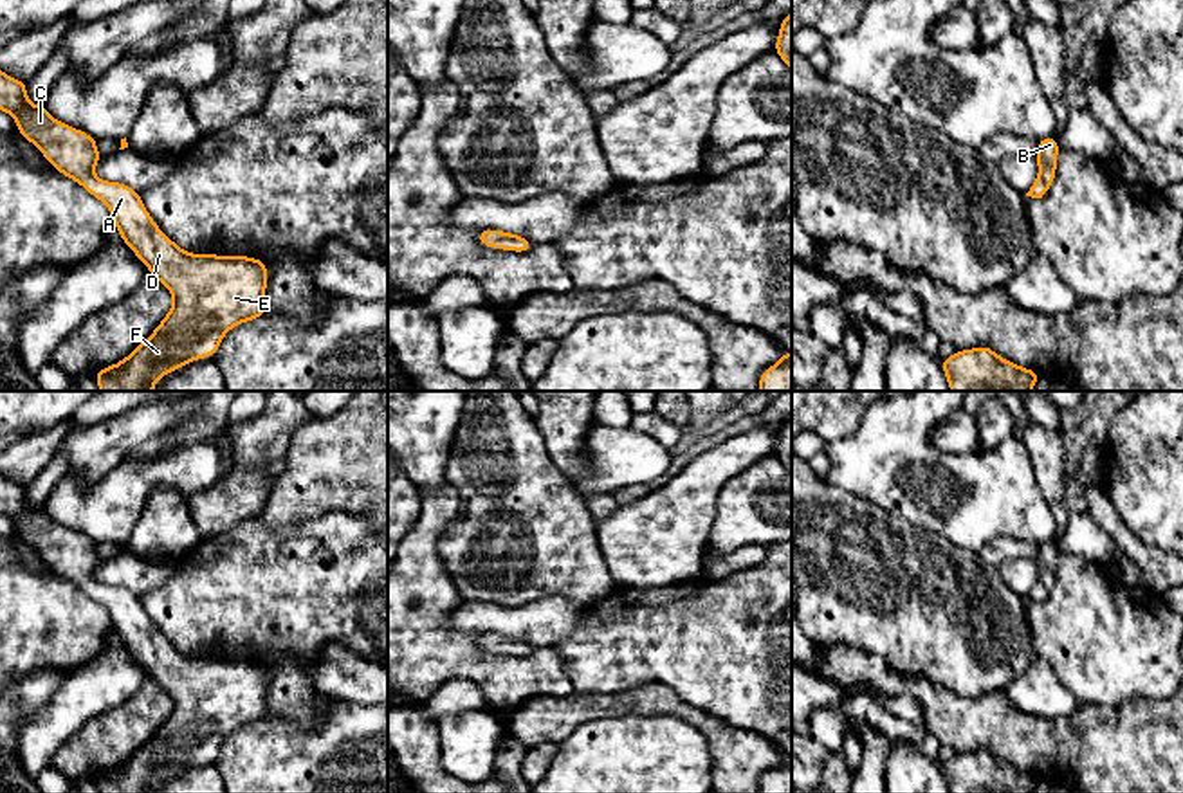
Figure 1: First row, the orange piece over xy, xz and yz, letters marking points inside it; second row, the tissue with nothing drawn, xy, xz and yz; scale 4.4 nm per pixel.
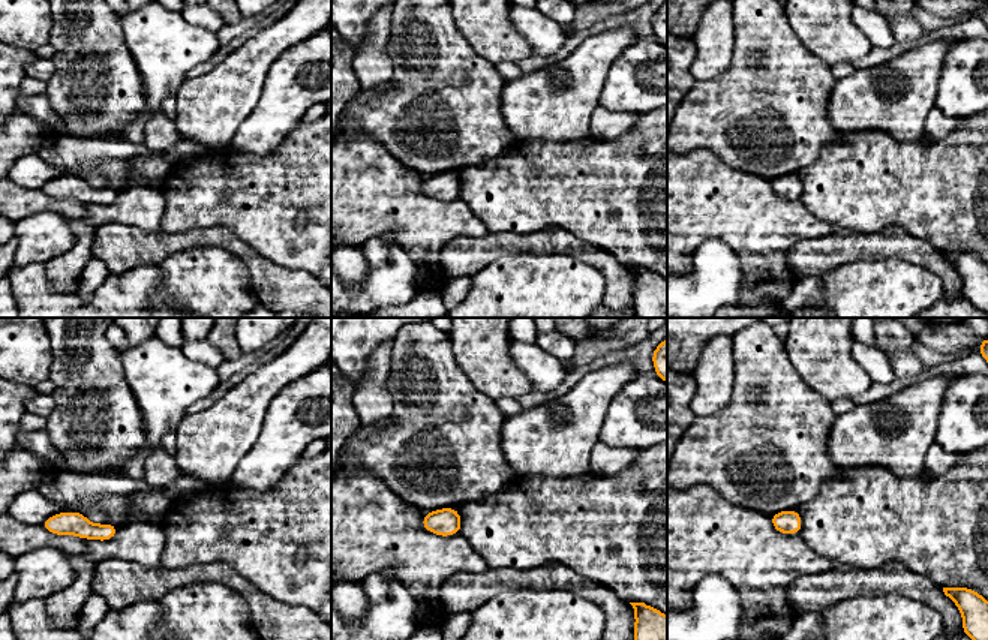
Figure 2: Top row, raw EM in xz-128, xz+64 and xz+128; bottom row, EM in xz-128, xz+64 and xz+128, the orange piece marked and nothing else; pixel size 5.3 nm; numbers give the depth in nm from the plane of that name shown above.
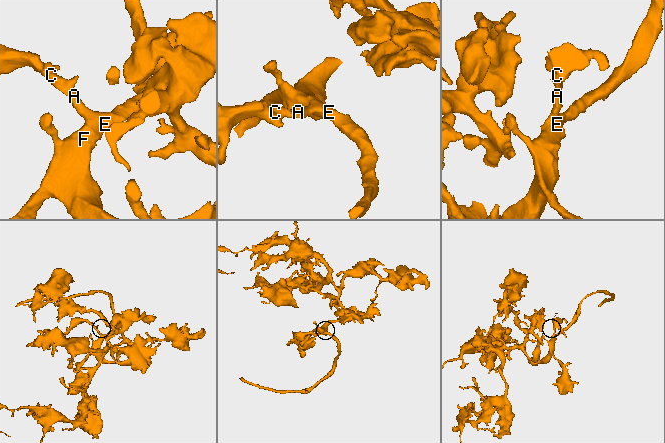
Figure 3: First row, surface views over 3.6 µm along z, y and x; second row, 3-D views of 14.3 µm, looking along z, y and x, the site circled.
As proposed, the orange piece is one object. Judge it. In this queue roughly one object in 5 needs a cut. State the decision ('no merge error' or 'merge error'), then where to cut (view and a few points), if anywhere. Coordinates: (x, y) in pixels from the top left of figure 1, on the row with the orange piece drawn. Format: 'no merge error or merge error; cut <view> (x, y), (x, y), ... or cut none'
no merge error; cut none

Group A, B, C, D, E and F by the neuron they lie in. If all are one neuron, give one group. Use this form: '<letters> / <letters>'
A B C D E F

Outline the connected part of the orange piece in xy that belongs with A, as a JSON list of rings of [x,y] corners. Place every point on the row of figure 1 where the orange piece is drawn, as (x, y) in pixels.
[[[2,70],[0,110],[9,112],[16,119],[16,132],[34,144],[58,173],[83,186],[110,209],[123,242],[173,296],[171,310],[148,339],[121,362],[94,373],[101,391],[153,391],[160,377],[197,359],[215,357],[224,335],[231,328],[265,315],[269,269],[261,260],[231,254],[191,254],[180,249],[153,222],[142,204],[141,193],[126,184],[101,180],[94,175],[96,164],[103,159],[96,146],[97,139],[56,121],[45,110],[45,105],[31,105],[25,81],[14,79]]]

